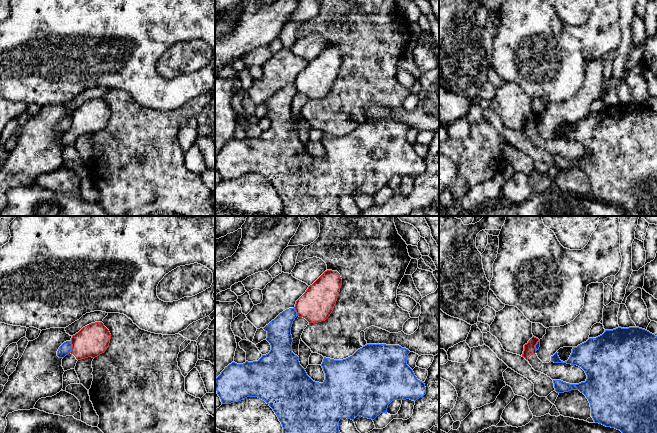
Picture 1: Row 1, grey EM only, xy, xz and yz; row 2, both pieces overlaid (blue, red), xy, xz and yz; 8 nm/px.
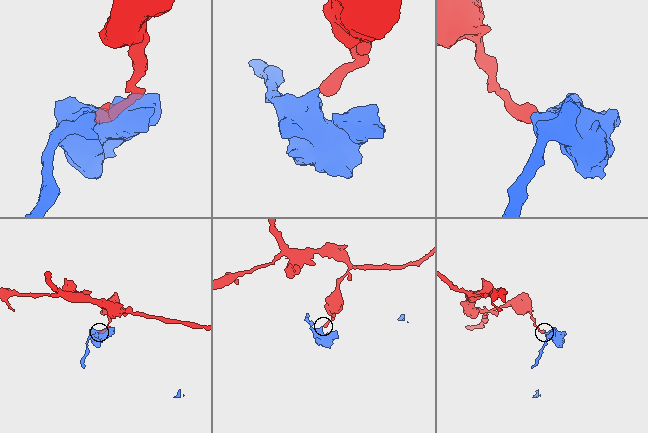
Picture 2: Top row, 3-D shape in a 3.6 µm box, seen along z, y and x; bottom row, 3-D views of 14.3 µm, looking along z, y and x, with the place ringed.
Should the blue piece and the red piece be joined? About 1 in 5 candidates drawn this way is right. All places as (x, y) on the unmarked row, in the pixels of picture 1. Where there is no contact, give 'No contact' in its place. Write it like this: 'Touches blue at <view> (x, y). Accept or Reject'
Touches blue at xy (71, 123). Reject

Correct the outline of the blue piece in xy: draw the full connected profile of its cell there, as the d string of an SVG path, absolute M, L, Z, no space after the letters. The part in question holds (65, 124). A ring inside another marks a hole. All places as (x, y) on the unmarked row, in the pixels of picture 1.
M71 117L64 118L57 127L57 132L59 134L64 134L71 128L72 120Z

